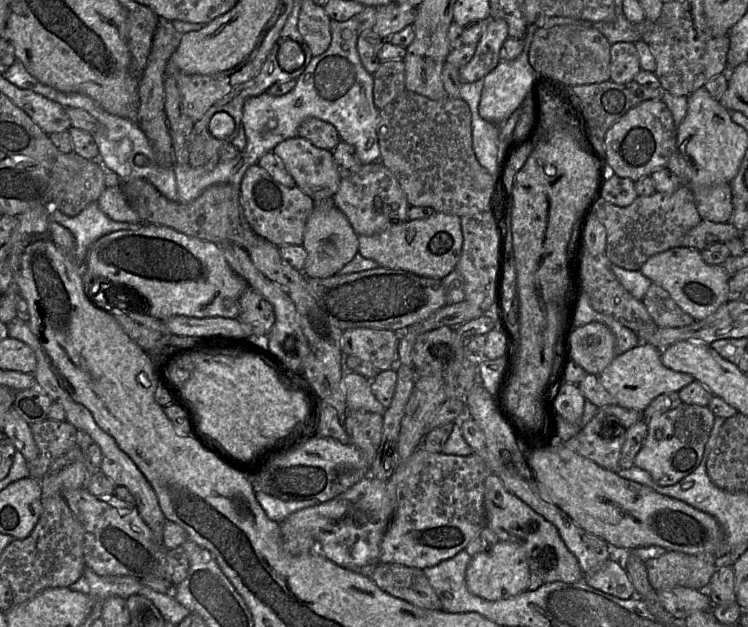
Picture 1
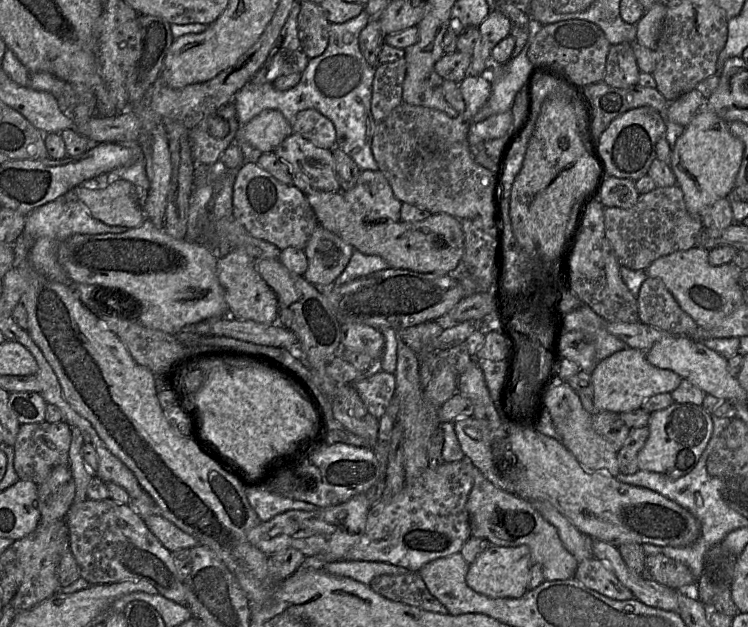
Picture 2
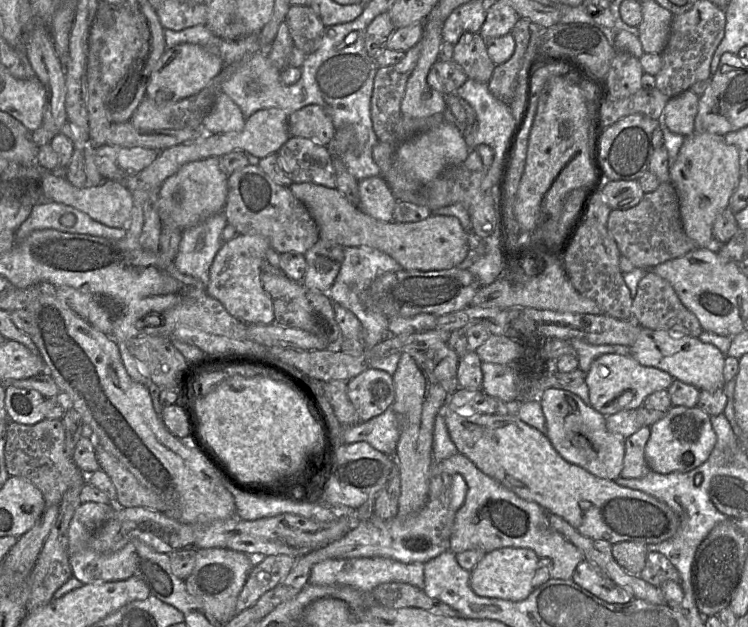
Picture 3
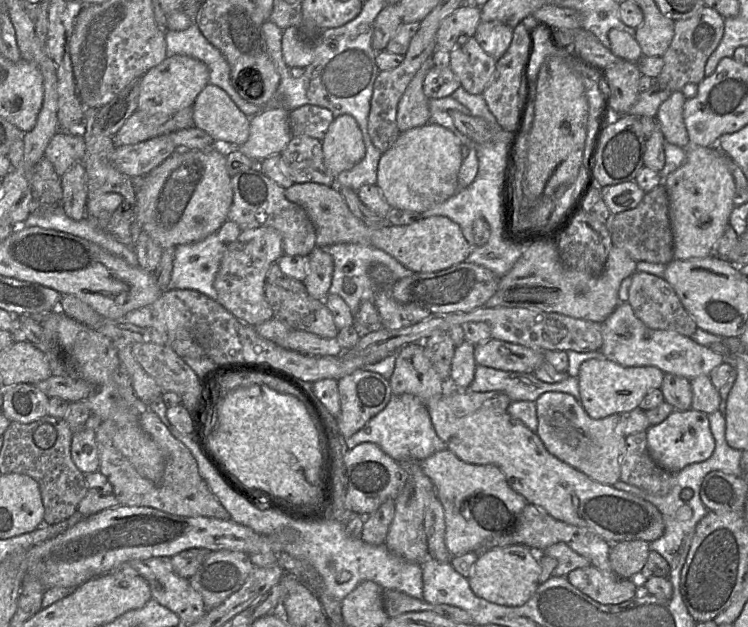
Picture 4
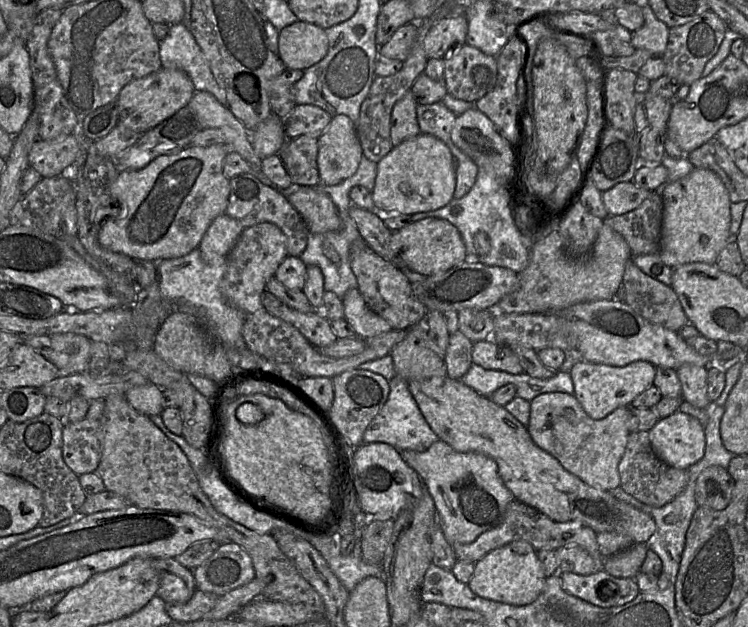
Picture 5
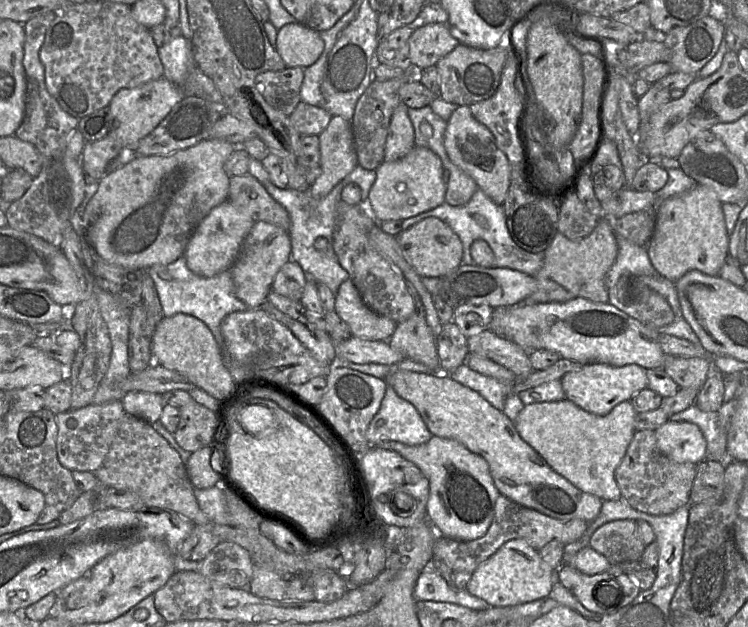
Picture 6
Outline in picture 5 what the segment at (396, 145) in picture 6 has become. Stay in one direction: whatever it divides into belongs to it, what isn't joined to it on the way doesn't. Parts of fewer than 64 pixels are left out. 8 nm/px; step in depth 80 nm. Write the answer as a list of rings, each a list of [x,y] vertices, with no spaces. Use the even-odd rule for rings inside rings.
[[[410,90],[394,104],[390,119],[390,137],[393,146],[420,134],[417,105]]]

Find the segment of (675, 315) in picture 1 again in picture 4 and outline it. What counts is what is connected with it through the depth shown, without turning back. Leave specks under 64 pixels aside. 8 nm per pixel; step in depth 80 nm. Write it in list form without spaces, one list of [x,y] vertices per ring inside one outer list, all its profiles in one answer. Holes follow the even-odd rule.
[[[636,271],[631,275],[627,302],[632,307],[635,316],[651,329],[691,337],[698,328],[694,319],[683,307],[673,287],[664,278]]]

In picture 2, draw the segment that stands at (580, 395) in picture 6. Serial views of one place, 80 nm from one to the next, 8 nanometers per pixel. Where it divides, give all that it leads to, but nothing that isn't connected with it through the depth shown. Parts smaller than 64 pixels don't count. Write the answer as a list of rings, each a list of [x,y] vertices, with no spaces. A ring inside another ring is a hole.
[[[632,348],[618,351],[598,362],[590,376],[593,384],[592,402],[596,412],[608,411],[618,414],[641,408],[649,397],[671,393],[682,382],[682,378],[675,372],[650,364],[645,357],[645,351]]]

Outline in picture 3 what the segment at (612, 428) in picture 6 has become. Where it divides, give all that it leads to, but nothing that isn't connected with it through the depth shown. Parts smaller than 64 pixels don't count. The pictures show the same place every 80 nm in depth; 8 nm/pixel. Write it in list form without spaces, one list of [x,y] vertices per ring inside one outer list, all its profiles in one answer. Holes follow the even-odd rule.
[[[546,389],[538,400],[545,417],[546,436],[562,458],[599,478],[615,481],[620,476],[625,439],[607,430],[605,416],[566,390]]]

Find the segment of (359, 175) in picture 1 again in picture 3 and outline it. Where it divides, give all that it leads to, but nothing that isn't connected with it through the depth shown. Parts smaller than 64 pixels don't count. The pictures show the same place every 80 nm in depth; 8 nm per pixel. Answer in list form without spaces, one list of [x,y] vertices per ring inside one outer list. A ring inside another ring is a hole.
[[[382,176],[358,181],[358,192],[361,211],[380,221],[393,221],[393,210],[397,200]]]

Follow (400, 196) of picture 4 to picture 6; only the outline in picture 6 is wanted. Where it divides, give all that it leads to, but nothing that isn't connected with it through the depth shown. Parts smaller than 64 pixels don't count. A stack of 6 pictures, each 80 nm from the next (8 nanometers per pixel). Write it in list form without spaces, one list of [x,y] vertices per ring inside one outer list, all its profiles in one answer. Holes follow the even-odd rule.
[[[414,146],[405,156],[394,161],[382,161],[376,171],[376,179],[366,200],[367,211],[378,221],[404,220],[431,210],[445,202],[446,177],[440,157],[424,146]]]

